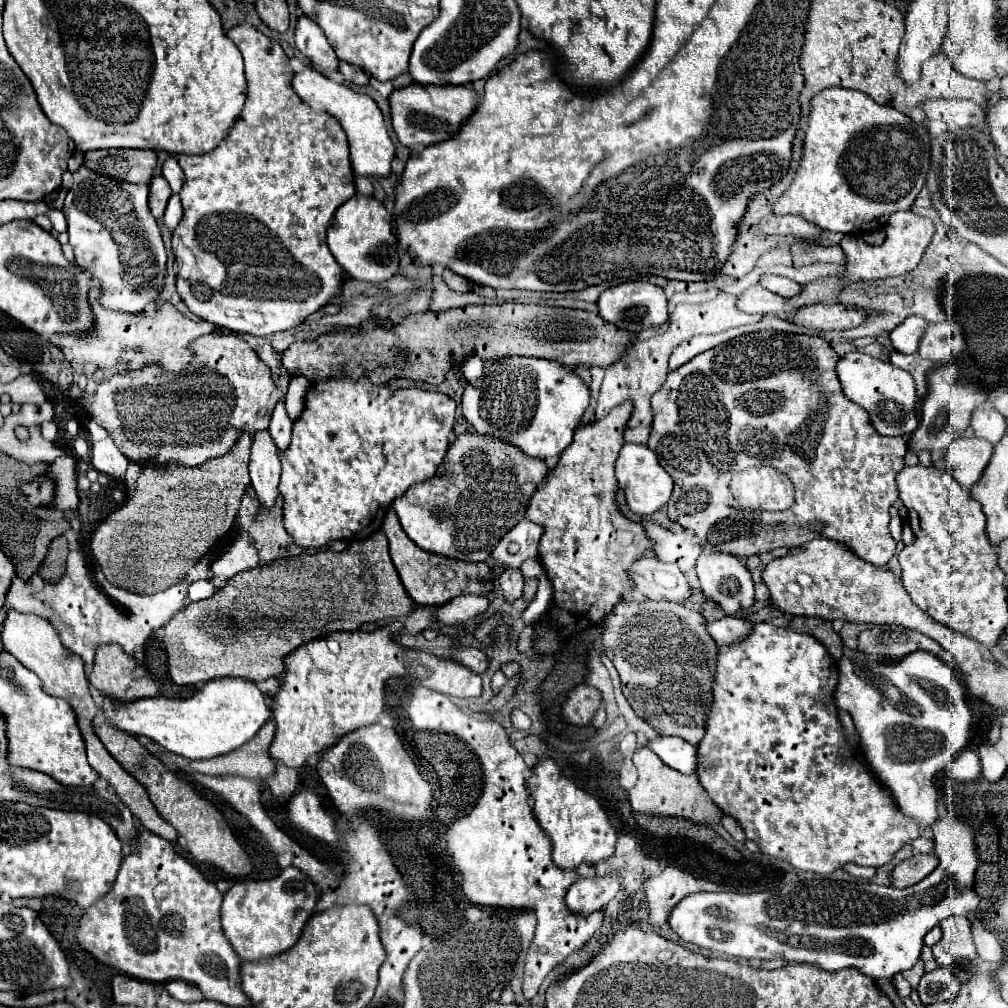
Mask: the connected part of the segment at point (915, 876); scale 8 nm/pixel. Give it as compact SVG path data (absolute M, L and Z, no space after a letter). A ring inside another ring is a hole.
M933 852L929 854L917 854L917 856L911 856L909 860L903 860L901 864L897 864L893 868L893 874L891 874L891 884L895 888L905 888L905 886L913 886L915 882L923 880L925 876L929 876L935 868L937 868L939 860Z

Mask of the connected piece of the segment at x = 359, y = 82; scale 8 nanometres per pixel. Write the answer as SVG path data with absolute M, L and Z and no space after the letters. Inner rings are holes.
M341 62L339 64L339 72L343 74L347 84L353 84L353 86L367 86L369 84L369 76L361 68L357 68L357 66Z

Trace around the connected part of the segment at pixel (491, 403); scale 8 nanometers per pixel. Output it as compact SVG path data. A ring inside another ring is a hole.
M505 356L501 360L485 360L483 376L477 382L467 382L461 398L463 416L473 426L477 434L497 436L509 444L519 446L525 454L533 458L547 458L561 454L571 442L581 416L589 406L589 386L565 364L545 358L527 358L527 356Z

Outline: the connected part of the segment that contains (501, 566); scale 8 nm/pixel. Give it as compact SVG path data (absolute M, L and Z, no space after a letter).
M521 520L515 528L511 528L491 550L495 564L489 572L489 584L495 584L503 570L519 570L527 558L537 558L541 534L543 528L529 520Z

